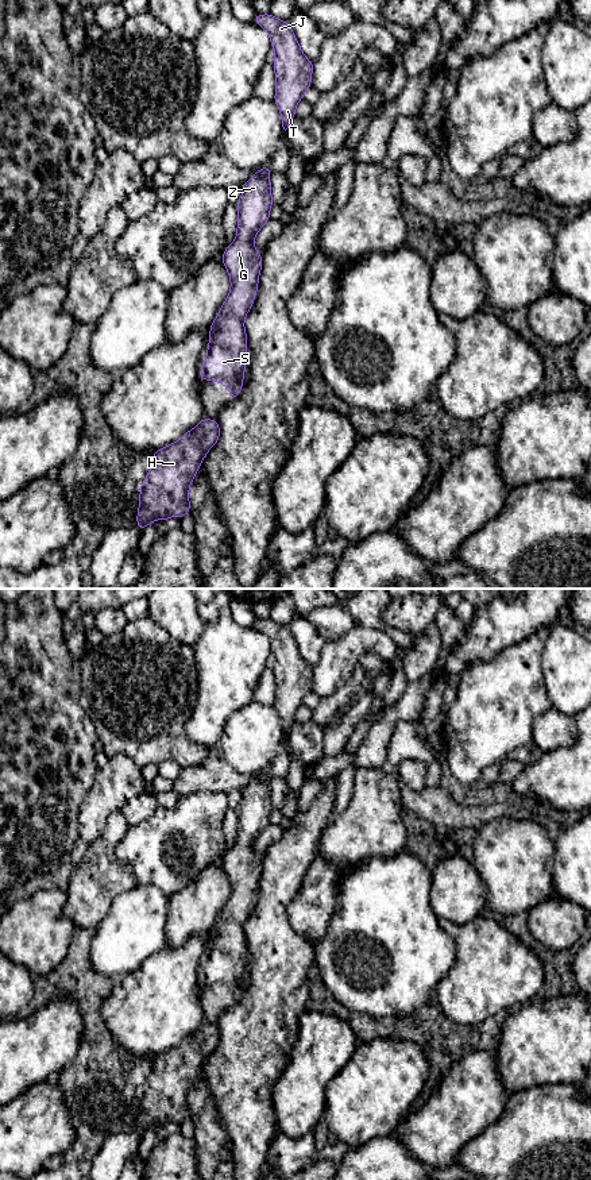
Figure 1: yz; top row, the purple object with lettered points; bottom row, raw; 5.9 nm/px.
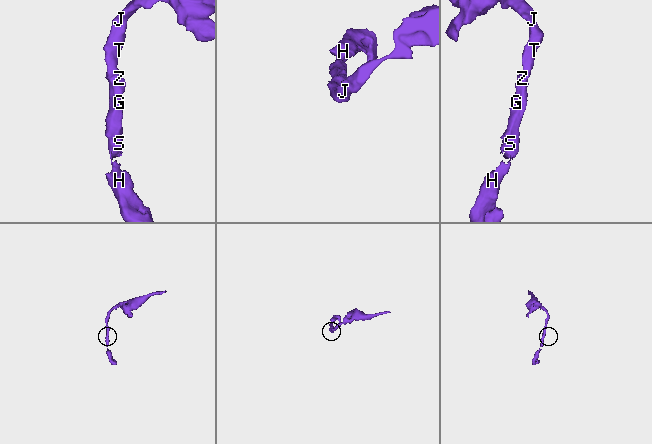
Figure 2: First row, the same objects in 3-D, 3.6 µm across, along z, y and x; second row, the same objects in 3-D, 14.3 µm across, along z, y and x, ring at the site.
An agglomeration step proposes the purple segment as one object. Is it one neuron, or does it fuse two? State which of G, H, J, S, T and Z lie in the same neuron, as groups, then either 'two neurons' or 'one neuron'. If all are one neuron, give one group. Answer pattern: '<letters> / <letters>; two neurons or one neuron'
G H J S T Z; one neuron

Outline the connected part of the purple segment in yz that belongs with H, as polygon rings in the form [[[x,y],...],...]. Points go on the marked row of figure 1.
[[[204,417],[178,441],[154,452],[152,466],[139,491],[136,524],[142,532],[157,518],[163,522],[171,516],[182,518],[190,512],[190,483],[219,437],[219,420]]]

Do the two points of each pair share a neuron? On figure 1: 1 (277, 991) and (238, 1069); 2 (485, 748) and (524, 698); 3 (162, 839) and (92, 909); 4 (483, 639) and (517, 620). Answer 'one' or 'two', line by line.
1: one
2: one
3: two
4: one

